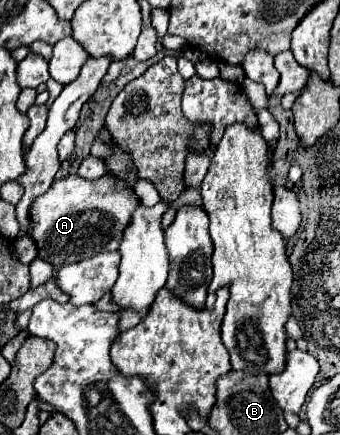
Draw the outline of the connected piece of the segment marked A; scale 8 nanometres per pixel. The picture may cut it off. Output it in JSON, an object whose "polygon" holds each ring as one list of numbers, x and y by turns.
{"polygon":[[67,176,53,182,53,186,31,206,31,238,37,242,39,258,59,268,63,262,79,262,99,252,115,252,139,204,133,188,117,176,103,176,93,182,79,176]]}

